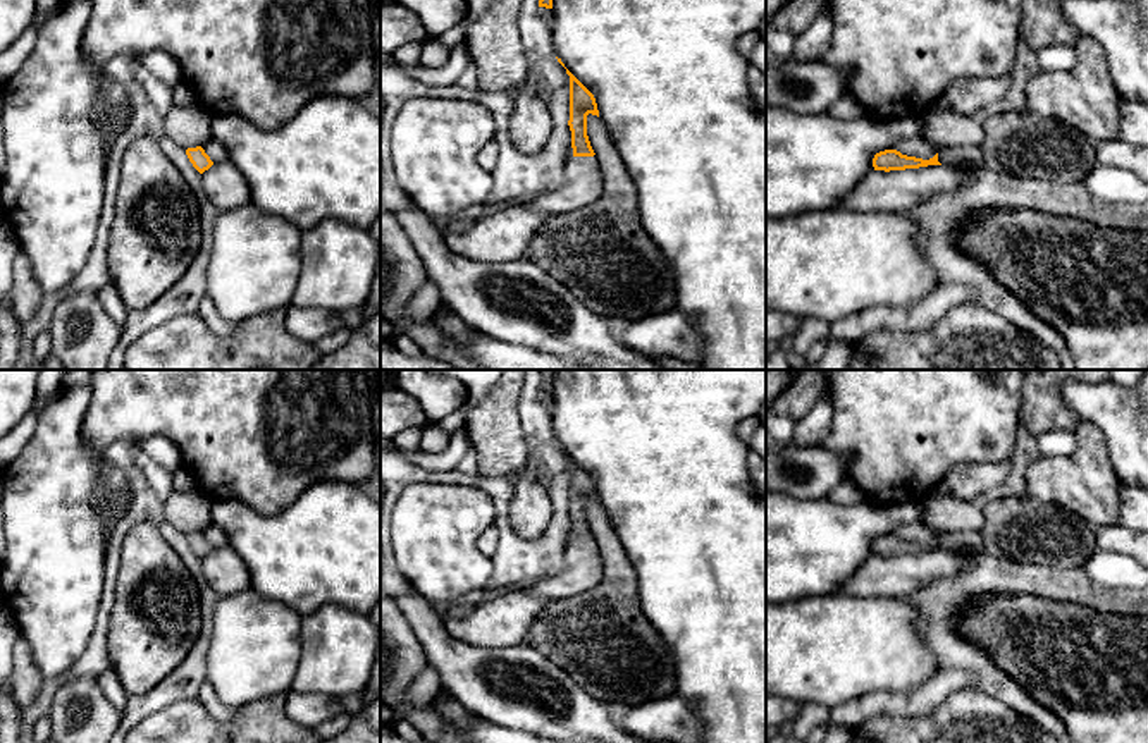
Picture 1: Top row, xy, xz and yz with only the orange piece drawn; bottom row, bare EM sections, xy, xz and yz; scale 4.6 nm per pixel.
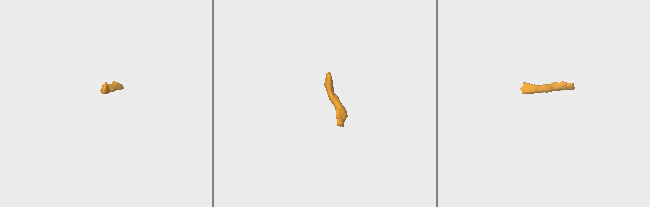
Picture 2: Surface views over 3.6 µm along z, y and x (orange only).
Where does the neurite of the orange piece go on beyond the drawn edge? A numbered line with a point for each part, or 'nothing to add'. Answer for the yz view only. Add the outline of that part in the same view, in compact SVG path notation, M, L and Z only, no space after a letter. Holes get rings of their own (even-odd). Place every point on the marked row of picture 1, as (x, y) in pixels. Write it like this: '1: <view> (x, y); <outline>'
1: yz (968, 155); M974 144L940 148L938 162L948 169L983 167L983 151Z

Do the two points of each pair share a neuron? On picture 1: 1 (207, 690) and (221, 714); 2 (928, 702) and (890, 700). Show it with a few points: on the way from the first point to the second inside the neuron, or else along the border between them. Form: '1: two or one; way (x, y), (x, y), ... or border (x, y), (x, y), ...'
1: one; way (207, 695), (217, 709)
2: one; way (919, 702), (899, 702)

